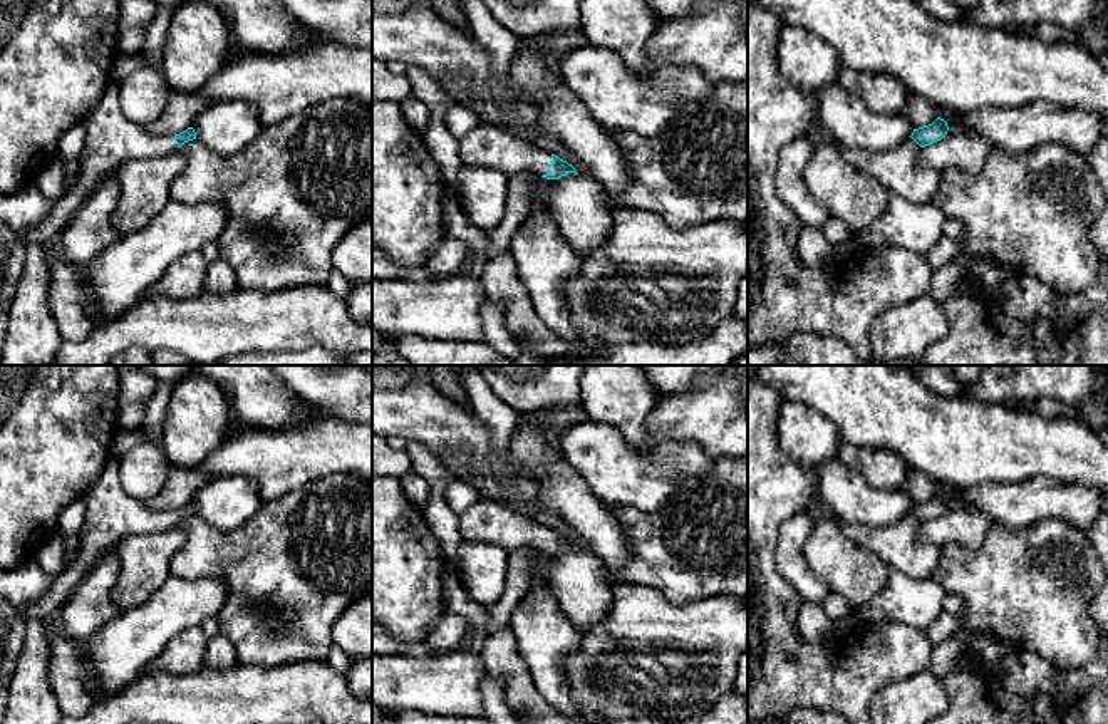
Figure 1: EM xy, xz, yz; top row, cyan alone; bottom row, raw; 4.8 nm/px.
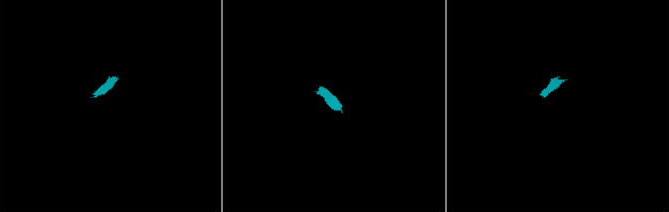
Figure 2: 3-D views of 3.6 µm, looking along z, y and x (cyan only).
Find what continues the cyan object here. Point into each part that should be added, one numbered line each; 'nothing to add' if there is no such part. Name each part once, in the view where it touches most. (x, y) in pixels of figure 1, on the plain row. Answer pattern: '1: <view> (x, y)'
1: xz (485, 522)

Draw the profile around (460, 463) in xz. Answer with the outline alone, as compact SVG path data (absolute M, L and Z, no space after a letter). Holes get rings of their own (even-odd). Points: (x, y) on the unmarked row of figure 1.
M443 451L438 454L446 469L456 478L468 478L473 473L473 459L468 451Z

